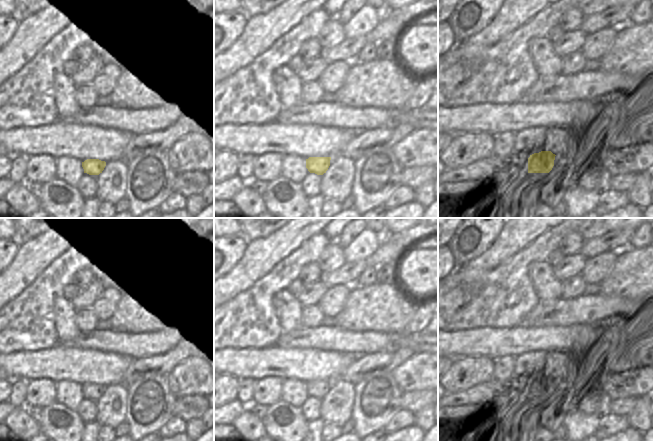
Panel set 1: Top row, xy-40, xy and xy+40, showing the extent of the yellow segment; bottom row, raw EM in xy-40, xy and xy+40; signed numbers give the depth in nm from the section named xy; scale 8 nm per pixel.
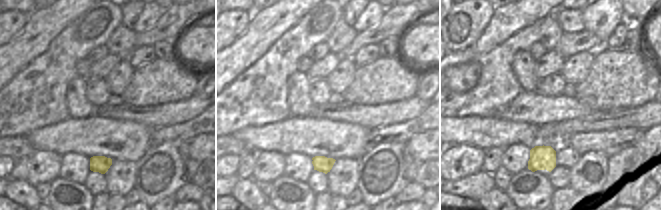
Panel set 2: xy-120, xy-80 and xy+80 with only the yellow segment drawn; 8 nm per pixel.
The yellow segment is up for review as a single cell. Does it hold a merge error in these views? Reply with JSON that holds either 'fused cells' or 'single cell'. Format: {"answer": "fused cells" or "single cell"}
{"answer": "fused cells"}

